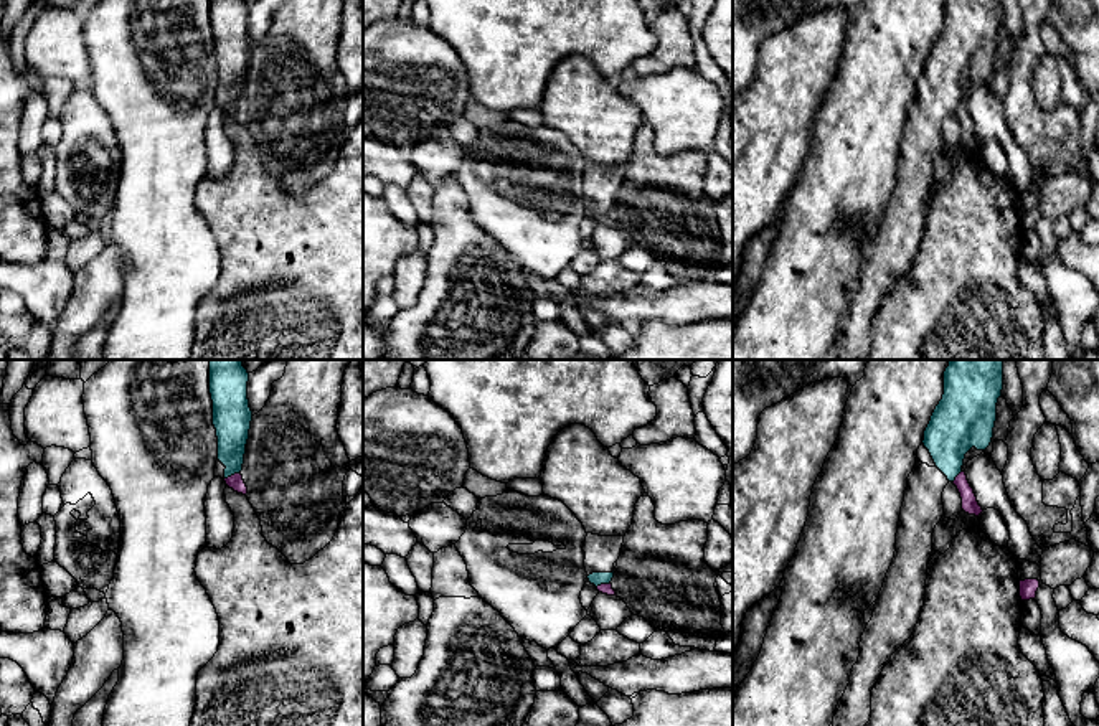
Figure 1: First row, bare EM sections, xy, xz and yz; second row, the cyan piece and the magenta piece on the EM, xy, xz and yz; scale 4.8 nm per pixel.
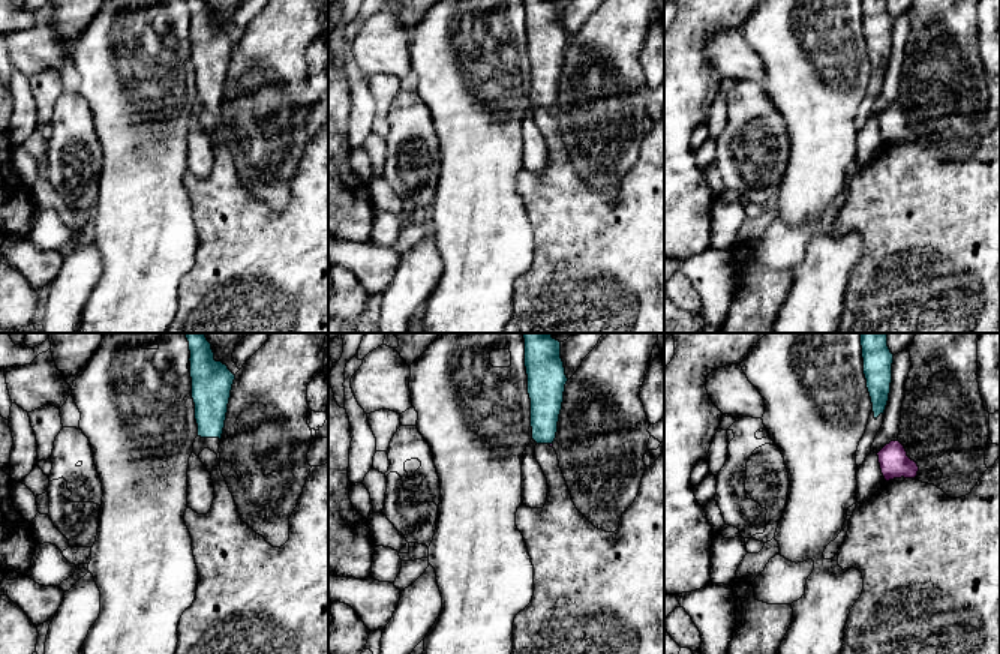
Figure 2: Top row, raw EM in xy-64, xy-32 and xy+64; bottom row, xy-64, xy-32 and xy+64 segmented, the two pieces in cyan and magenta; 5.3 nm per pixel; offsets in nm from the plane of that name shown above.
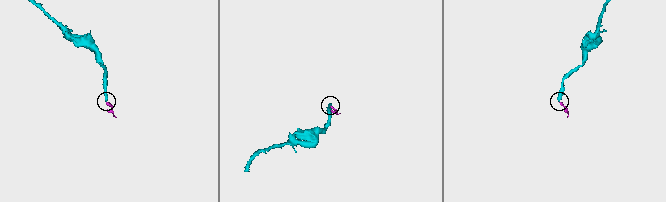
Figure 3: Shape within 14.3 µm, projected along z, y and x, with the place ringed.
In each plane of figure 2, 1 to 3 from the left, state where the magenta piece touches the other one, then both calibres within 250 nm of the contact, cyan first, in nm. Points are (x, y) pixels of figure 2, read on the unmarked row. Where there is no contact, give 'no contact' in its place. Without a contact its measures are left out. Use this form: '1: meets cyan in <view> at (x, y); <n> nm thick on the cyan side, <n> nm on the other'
1: no contact
2: meets cyan in xy-32 at (550, 107); 180 nm thick on the cyan side, 20 nm on the other
3: no contact

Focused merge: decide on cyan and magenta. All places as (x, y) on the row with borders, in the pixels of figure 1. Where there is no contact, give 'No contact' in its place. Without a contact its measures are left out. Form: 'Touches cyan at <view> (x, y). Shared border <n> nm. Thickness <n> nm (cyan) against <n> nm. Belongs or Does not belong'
Touches cyan at xy (231, 474). Shared border 90 nm. Thickness 170 nm (cyan) against 70 nm. Does not belong

